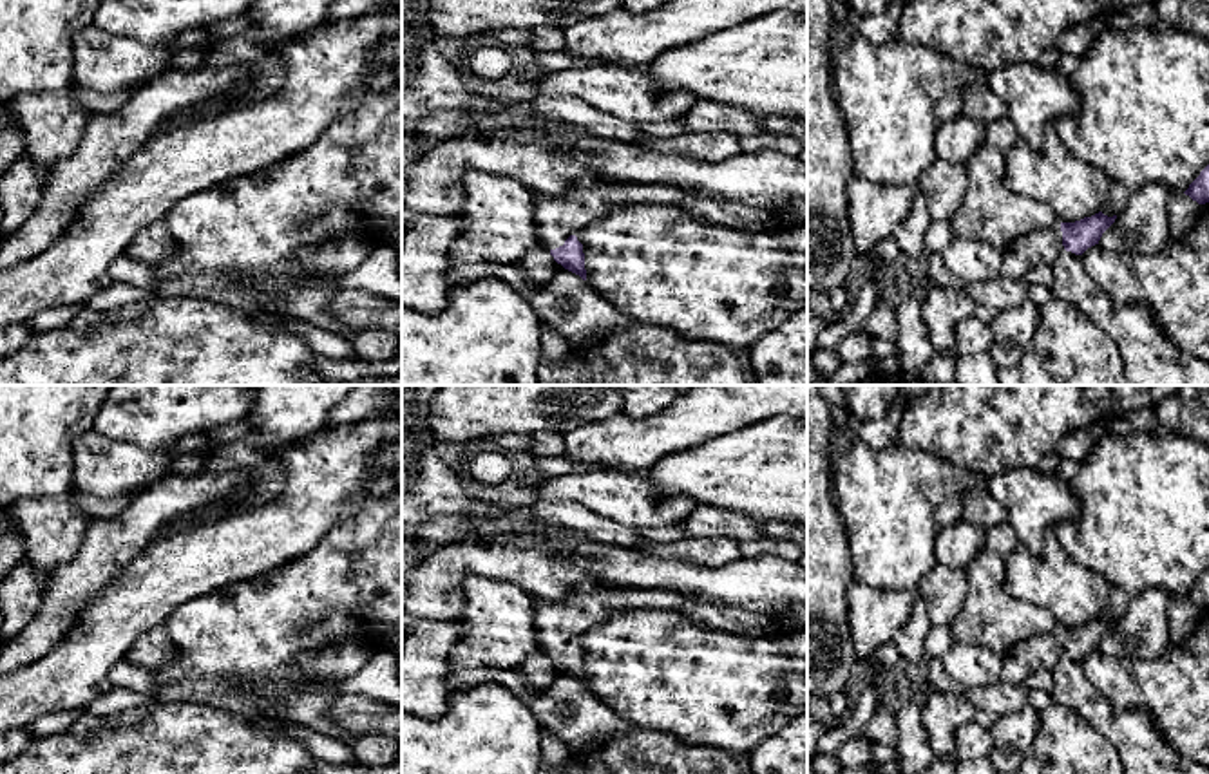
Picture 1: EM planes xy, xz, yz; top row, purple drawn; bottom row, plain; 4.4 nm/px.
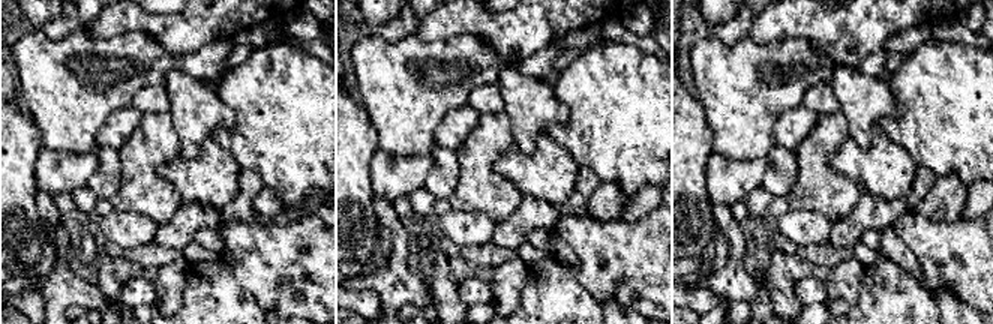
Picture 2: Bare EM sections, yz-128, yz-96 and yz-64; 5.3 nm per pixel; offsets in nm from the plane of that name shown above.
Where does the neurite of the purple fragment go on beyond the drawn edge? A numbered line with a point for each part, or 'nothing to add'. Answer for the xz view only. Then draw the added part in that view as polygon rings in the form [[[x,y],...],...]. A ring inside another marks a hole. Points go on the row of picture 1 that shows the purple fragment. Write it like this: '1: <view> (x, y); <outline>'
1: xz (556, 219); [[[621,183],[570,188],[559,197],[530,192],[538,239],[548,251],[563,246],[570,235],[614,208],[639,203],[679,204],[688,197],[699,197],[699,194],[679,186]]]

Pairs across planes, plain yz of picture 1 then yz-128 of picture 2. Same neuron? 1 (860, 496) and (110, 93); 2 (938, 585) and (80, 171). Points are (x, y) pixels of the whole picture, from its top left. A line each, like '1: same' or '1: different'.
1: same
2: different

